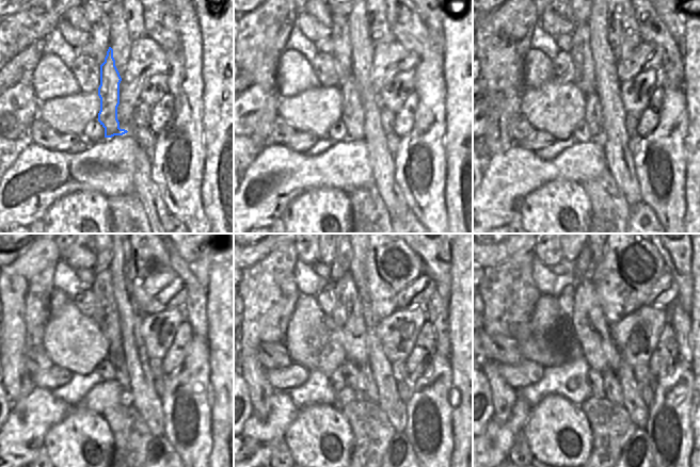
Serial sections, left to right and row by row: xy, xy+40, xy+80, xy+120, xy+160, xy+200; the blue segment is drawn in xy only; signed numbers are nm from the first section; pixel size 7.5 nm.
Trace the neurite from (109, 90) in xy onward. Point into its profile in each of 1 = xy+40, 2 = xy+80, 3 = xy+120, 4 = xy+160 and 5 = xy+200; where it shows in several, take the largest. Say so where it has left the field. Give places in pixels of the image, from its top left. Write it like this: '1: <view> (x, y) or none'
1: xy+40 (352, 115)
2: xy+80 (592, 108)
3: xy+120 (115, 355)
4: xy+160 (370, 389)
5: xy+200 (613, 390)

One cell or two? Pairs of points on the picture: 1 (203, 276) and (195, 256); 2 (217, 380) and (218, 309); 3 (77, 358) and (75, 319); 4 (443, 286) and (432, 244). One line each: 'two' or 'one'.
1: one
2: one
3: one
4: one

